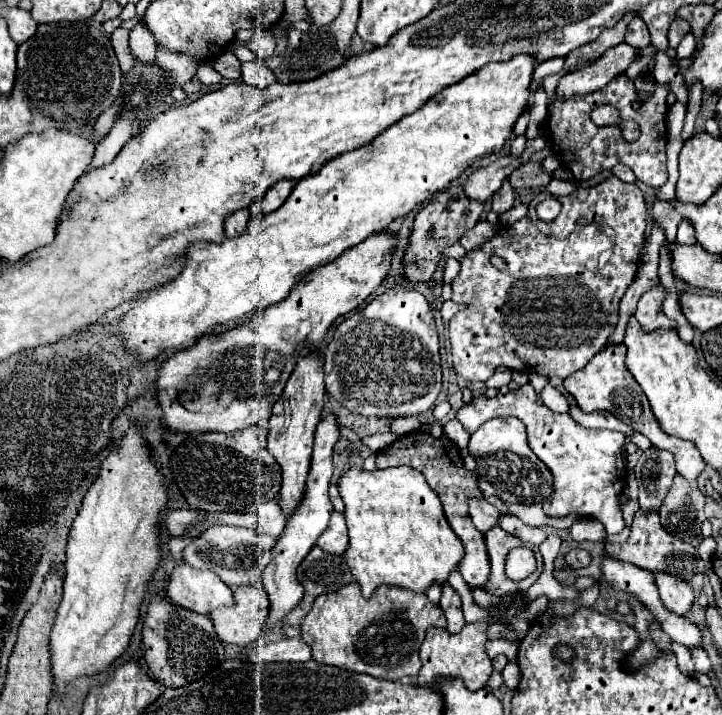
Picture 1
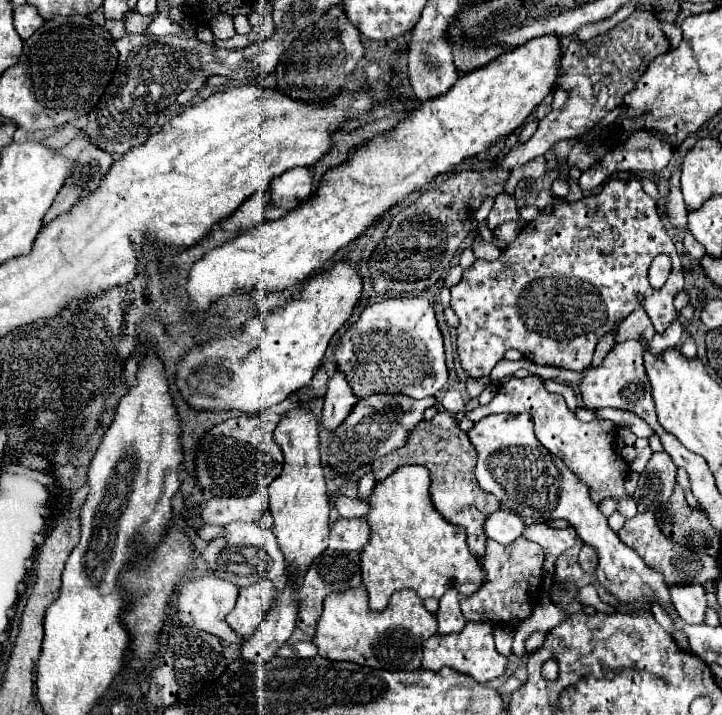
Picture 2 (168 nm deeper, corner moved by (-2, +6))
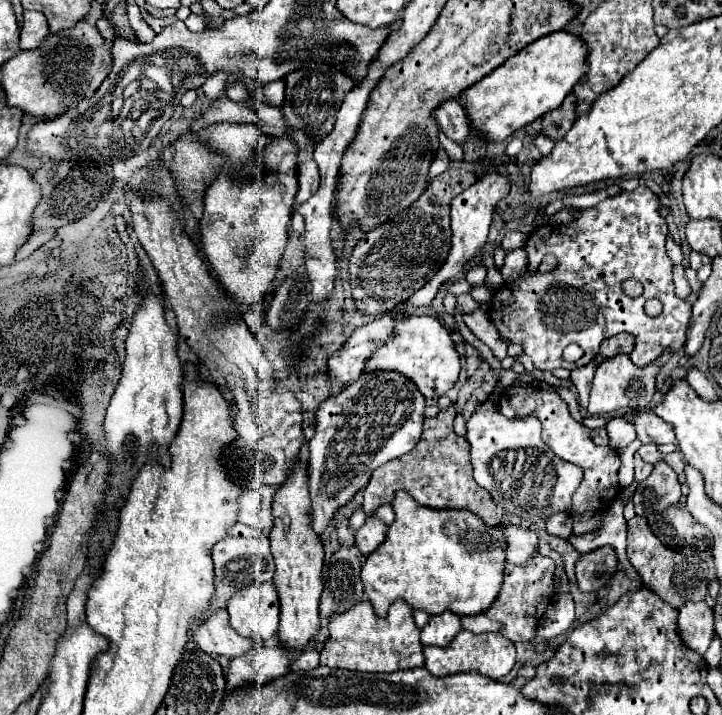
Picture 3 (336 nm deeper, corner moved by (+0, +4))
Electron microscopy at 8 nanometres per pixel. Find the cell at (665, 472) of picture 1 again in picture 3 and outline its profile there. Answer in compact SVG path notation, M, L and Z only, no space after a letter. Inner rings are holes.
M656 463L654 471L648 479L644 479L634 493L636 515L646 517L656 511L664 511L680 501L680 481L678 475L666 465Z

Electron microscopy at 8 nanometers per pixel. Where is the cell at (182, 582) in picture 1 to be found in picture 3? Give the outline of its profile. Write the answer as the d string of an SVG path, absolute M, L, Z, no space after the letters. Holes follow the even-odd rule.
M216 611L208 621L194 629L194 641L208 655L224 655L228 659L240 657L256 647L250 639L238 635L230 623L226 611Z

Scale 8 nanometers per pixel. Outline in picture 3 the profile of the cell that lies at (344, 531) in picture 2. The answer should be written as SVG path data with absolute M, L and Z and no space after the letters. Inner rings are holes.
M370 517L366 519L364 527L360 527L356 531L356 547L368 555L372 553L376 547L380 547L384 543L384 537L386 537L386 531L388 531L388 525L378 519L378 517Z

